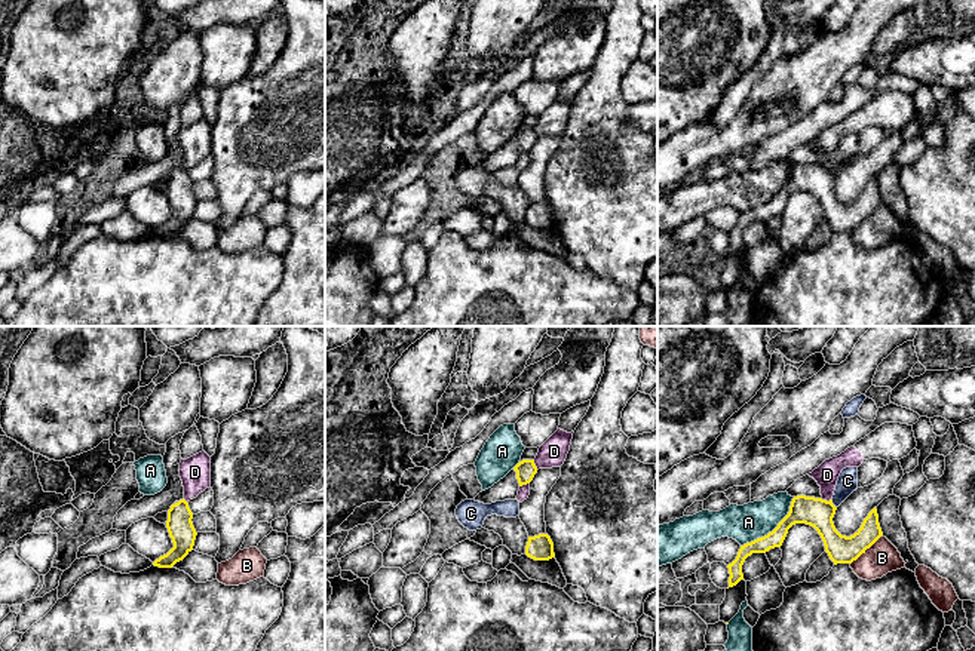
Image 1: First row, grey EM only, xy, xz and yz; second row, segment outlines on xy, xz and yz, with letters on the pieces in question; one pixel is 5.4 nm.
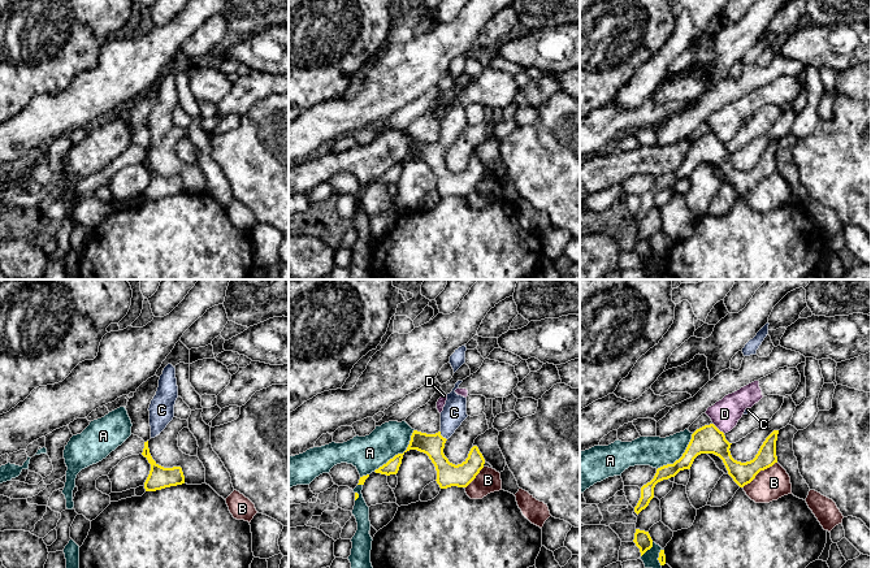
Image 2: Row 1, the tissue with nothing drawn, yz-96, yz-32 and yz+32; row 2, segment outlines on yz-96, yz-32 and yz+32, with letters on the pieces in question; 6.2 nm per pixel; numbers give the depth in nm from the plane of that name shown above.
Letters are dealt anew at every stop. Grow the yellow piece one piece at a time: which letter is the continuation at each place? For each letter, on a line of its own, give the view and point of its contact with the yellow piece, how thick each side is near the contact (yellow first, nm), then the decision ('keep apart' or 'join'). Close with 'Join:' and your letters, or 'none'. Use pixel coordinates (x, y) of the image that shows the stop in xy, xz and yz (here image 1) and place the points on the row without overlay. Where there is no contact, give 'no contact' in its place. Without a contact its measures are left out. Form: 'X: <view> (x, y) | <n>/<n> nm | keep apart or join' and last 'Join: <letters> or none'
A: yz (773, 197) | 160/200 nm | keep apart
B: yz (865, 217) | 150/170 nm | keep apart
C: yz (833, 172) | 160/110 nm | join
D: yz (825, 168) | 160/130 nm | keep apart
Join: C

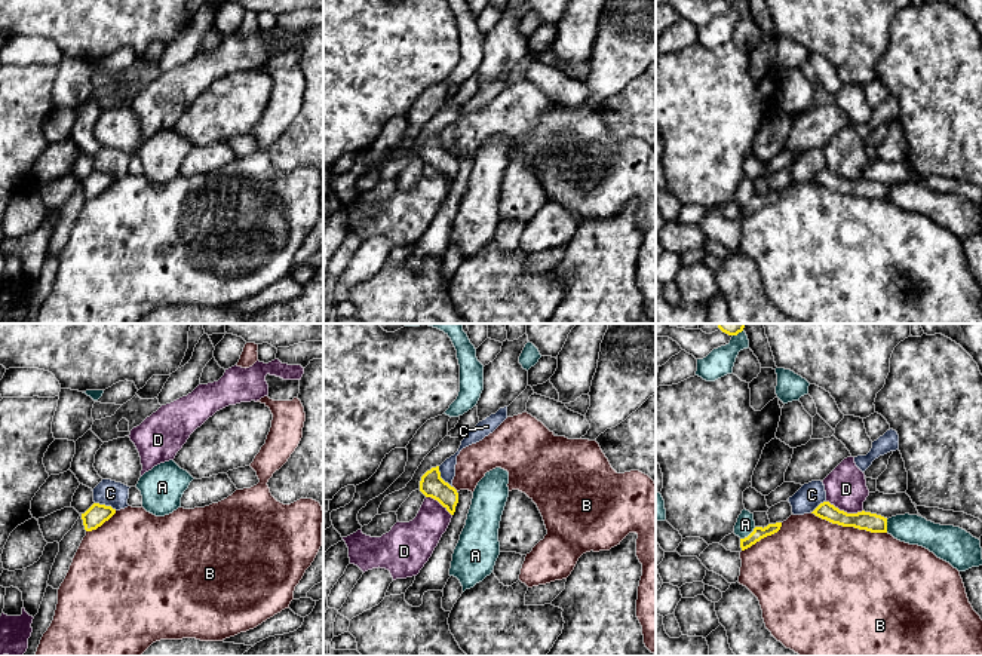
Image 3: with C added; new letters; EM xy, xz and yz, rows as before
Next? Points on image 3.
A: yz (749, 202) | 70/100 nm | keep apart
B: yz (849, 193) | 100/500 nm | keep apart
C: xz (439, 144) | 130/90 nm | keep apart
D: yz (843, 178) | 100/220 nm | keep apart
Join: none

